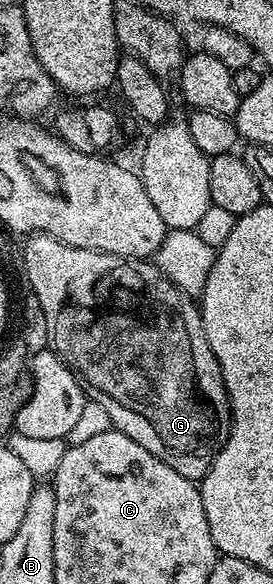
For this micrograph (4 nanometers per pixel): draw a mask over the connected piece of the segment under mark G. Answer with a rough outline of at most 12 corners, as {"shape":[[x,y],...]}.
{"shape":[[27,239],[49,347],[199,483],[232,409],[151,261]]}

